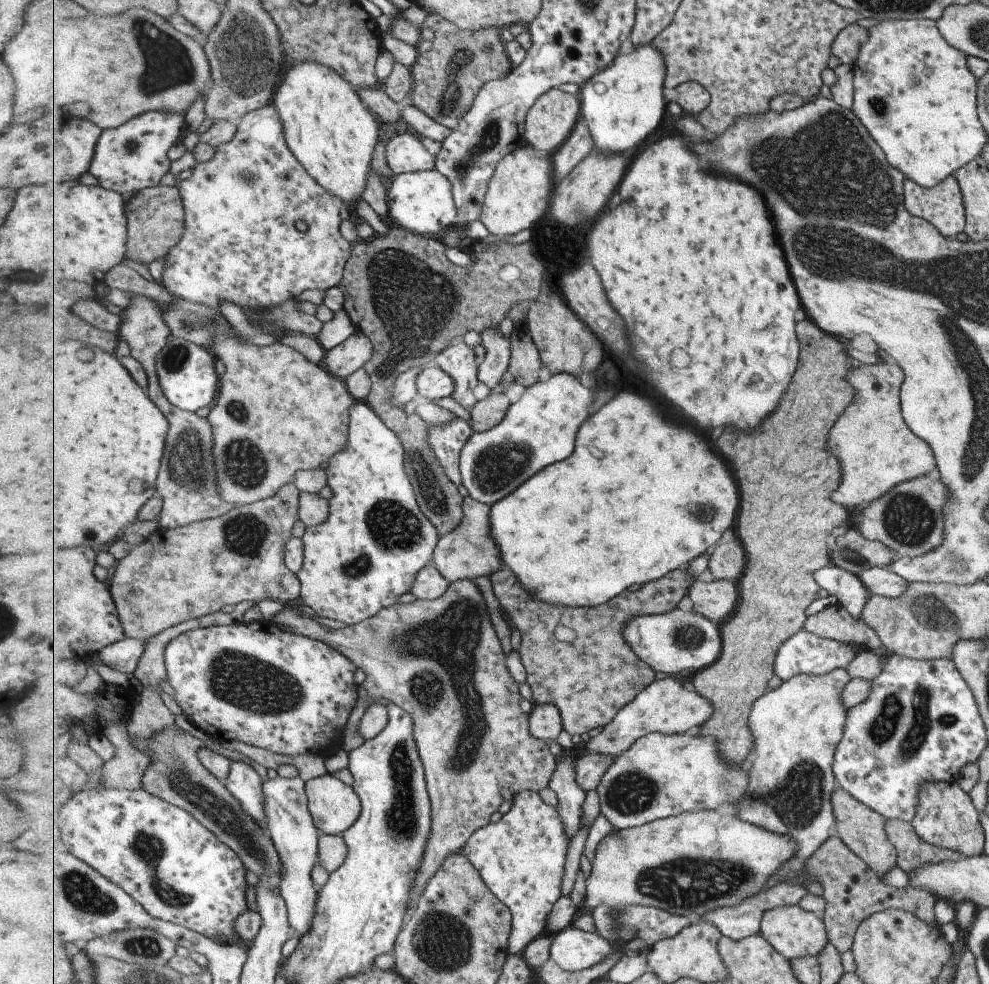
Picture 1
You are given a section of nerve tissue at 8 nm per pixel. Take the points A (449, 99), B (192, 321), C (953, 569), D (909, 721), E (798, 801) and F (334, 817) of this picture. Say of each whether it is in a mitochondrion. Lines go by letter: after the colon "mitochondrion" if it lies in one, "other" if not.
A: mitochondrion
B: mitochondrion
C: mitochondrion
D: mitochondrion
E: mitochondrion
F: other

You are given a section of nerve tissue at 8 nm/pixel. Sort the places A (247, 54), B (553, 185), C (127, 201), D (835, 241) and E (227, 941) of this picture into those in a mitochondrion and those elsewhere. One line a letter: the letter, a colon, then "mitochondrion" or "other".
A: mitochondrion
B: other
C: other
D: mitochondrion
E: other

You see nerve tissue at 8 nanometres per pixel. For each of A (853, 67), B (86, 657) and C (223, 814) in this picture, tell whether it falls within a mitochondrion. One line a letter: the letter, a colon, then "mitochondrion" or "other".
A: other
B: other
C: mitochondrion

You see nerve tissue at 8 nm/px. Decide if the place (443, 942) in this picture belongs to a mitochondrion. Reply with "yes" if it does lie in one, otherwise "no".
yes

